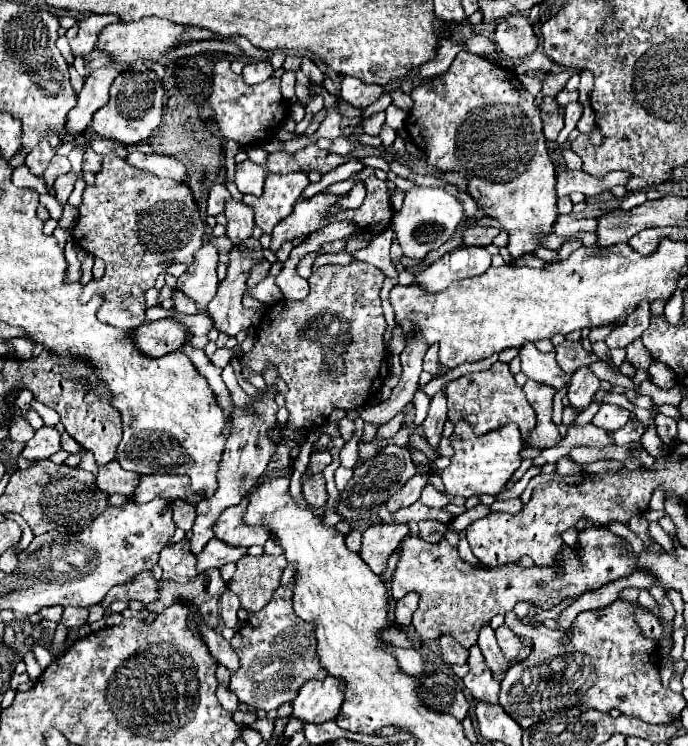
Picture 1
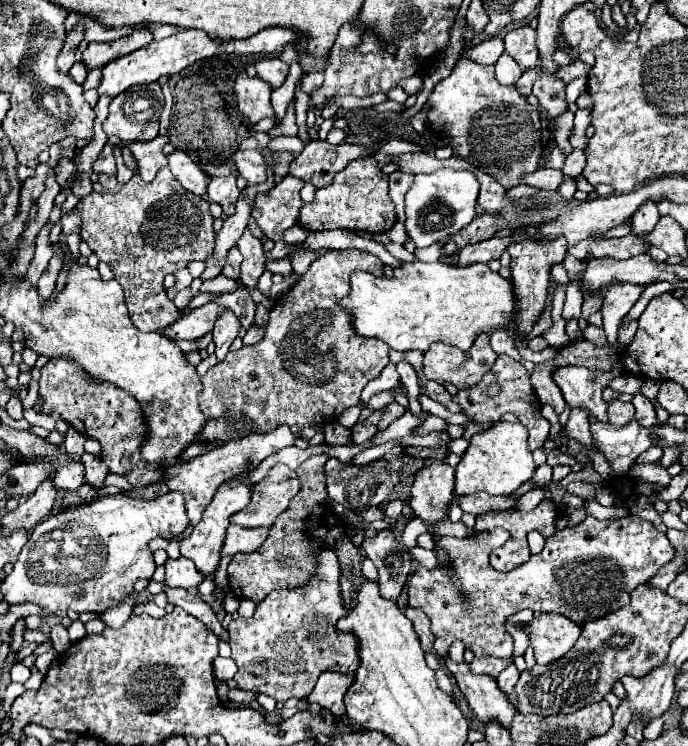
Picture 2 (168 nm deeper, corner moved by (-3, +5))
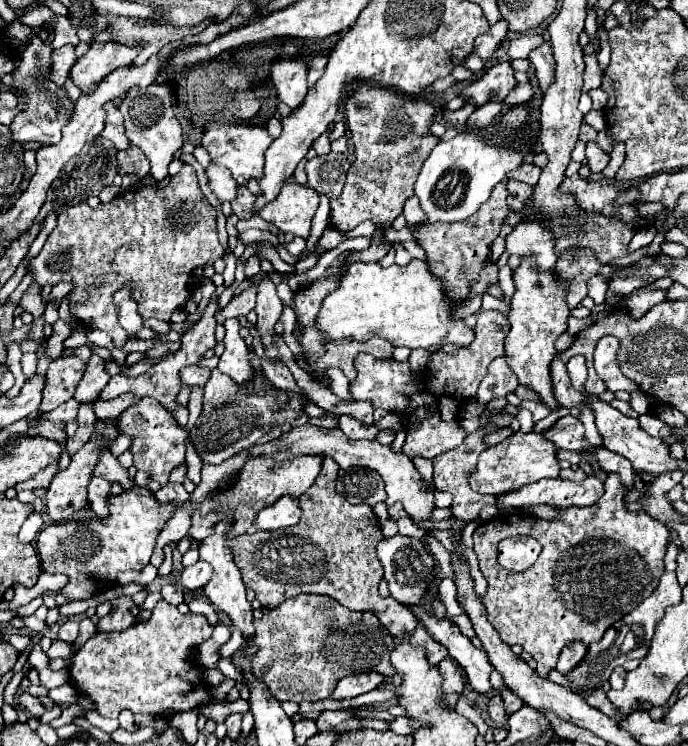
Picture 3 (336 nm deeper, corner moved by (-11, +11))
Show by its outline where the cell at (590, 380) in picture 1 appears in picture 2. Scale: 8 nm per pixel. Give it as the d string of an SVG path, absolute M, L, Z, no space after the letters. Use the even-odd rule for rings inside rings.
M571 410L569 422L563 426L563 434L569 440L575 440L575 442L587 446L589 450L597 450L597 446L593 444L591 430L589 430L589 418L587 418L587 414L583 414L583 410Z

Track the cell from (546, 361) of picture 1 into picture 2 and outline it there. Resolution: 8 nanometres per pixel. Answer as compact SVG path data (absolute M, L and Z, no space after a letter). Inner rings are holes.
M565 366L555 370L555 382L561 388L567 404L571 408L581 406L589 412L589 416L597 418L599 422L607 422L607 404L601 398L603 388L619 376L619 370L613 368L611 372L589 374L587 368L579 366Z

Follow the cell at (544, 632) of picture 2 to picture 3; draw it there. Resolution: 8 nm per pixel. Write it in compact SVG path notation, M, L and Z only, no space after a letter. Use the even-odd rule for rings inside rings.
M573 640L571 644L567 644L567 648L563 648L563 652L559 654L559 660L557 660L557 668L561 674L569 672L573 666L577 666L581 662L581 658L585 656L587 652L587 646L581 642L581 640Z

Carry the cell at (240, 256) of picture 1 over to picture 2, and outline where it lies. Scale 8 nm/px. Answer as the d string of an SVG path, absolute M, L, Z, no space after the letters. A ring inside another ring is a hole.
M225 310L225 312L217 318L215 328L213 328L213 342L215 342L217 362L223 362L223 360L225 360L231 342L237 338L239 328L241 328L239 318L237 318L231 310Z

